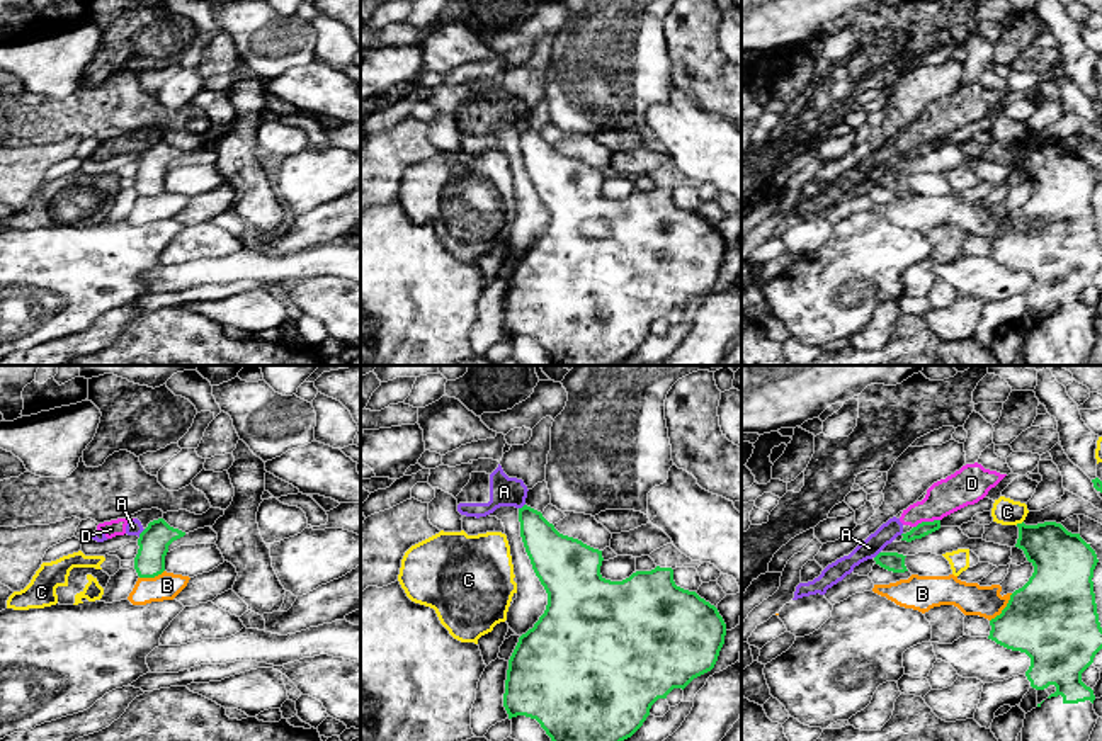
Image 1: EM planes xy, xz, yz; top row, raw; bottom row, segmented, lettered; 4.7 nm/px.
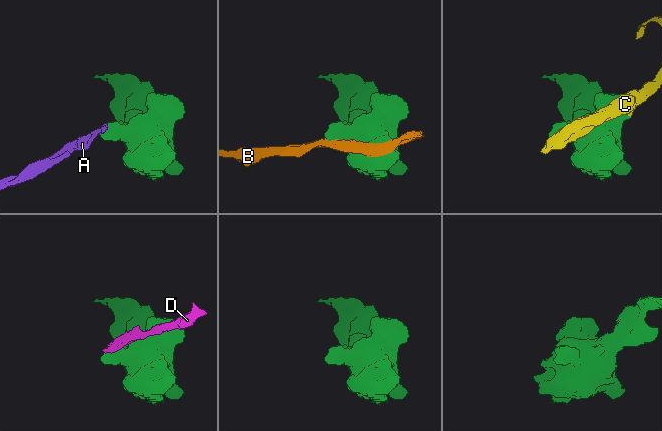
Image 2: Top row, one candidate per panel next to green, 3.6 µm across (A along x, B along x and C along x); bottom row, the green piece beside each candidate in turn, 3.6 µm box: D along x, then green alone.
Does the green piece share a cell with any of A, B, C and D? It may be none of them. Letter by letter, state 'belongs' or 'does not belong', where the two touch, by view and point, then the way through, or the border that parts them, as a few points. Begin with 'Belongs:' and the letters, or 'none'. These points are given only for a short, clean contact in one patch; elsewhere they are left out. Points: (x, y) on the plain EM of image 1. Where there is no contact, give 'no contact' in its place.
Belongs: none
A: does not belong; contact xy (142, 152); border xy (145, 148), (138, 155)
B: does not belong; contact yz (1004, 228)
C: does not belong; contact yz (1019, 143)
D: does not belong; contact yz (925, 141); border yz (939, 138), (919, 141), (914, 147)

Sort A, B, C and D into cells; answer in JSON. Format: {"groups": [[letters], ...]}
{"groups": [["A", "D"], ["B"], ["C"]]}

